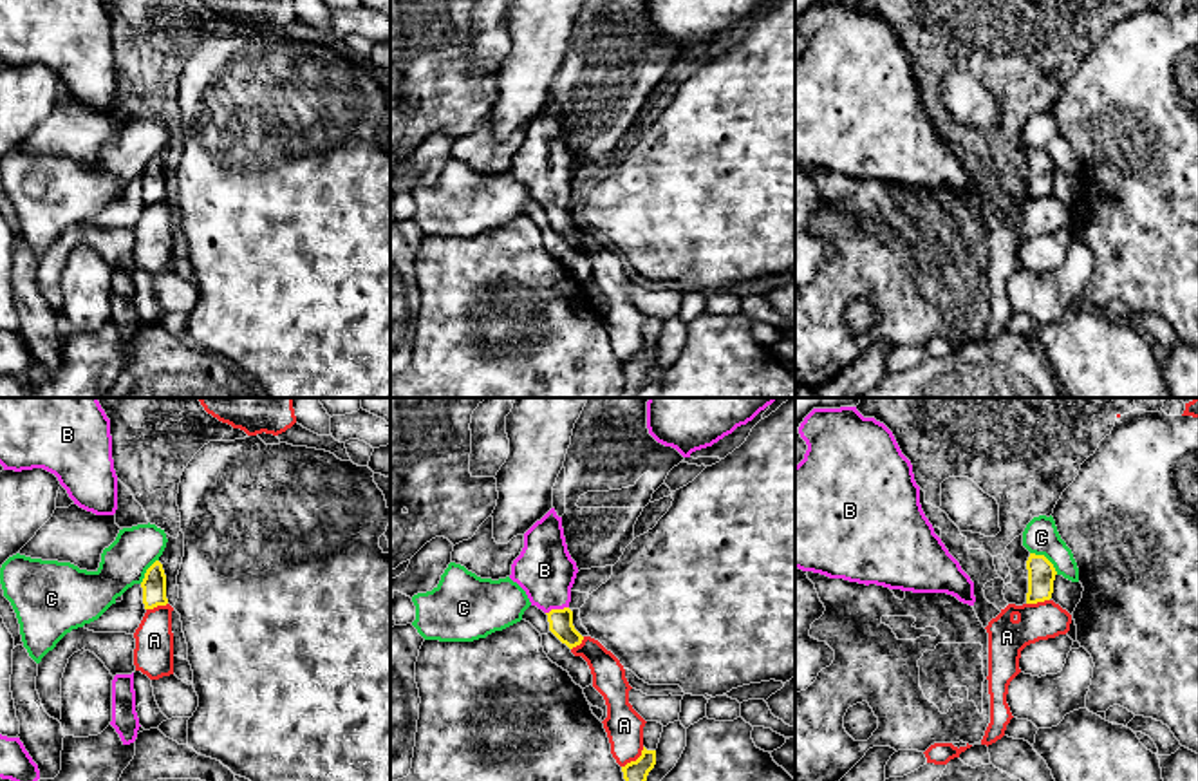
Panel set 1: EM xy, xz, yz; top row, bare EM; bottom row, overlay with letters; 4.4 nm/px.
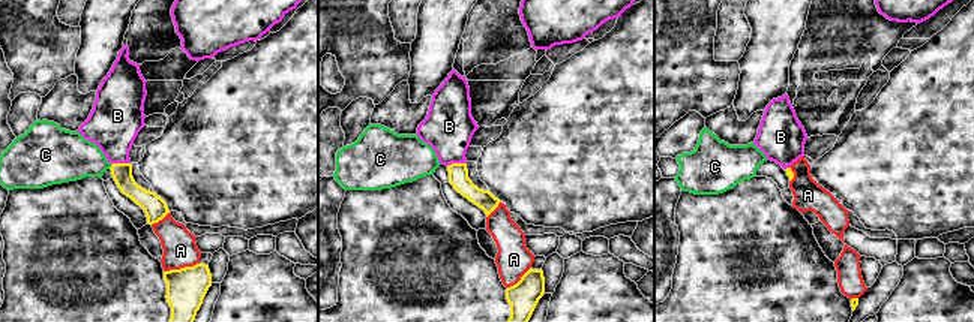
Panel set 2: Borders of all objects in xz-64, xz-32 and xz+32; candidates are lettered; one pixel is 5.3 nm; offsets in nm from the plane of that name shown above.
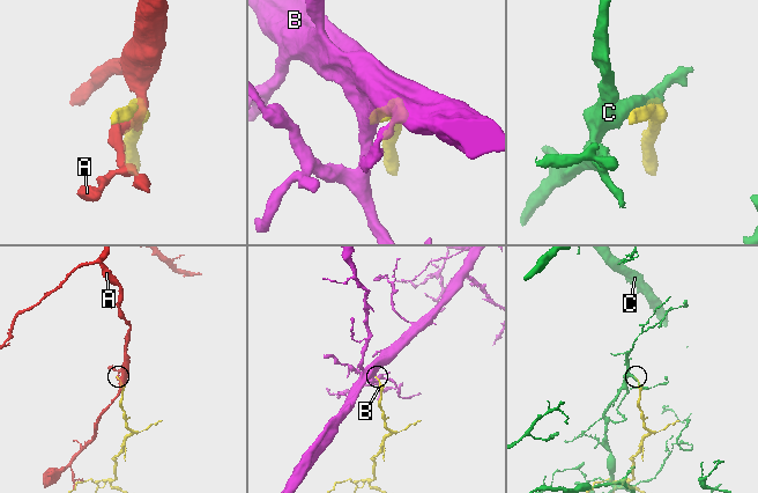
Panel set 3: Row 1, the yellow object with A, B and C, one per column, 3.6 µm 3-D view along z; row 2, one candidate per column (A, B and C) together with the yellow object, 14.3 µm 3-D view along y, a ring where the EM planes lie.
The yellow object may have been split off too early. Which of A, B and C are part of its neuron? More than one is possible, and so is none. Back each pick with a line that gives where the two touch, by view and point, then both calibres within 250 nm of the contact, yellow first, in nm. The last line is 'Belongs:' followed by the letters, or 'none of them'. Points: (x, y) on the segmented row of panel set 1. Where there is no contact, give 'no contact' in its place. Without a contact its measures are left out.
B: xz (557, 610) | 110/260 nm
Belongs: B

